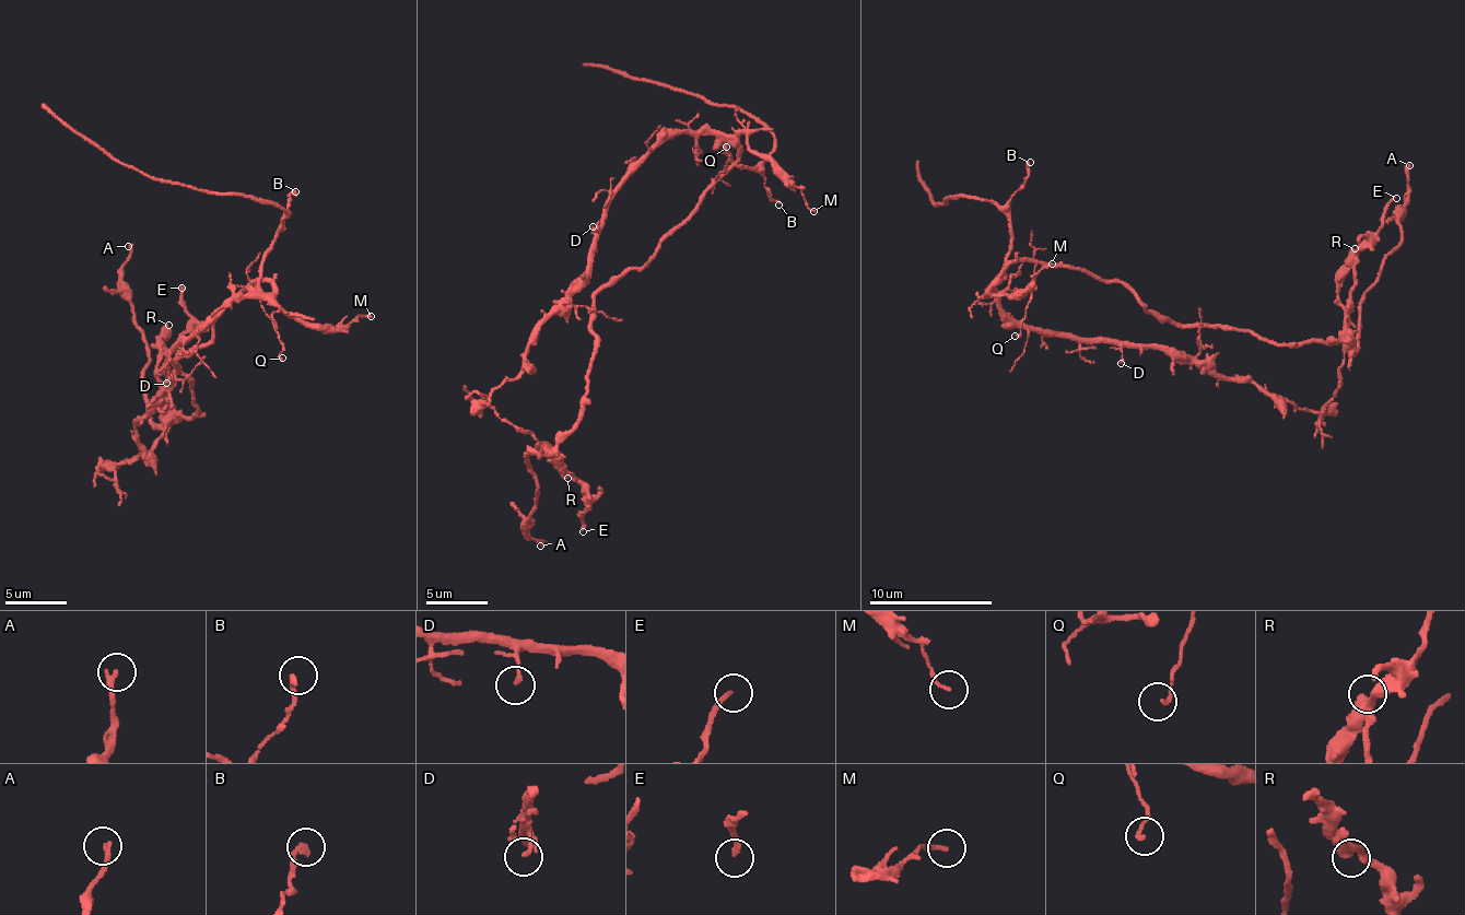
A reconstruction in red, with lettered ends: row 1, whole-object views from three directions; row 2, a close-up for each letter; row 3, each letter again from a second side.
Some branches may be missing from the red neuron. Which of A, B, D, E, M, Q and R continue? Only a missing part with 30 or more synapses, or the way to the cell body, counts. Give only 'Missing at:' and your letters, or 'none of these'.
Missing at: none of these

